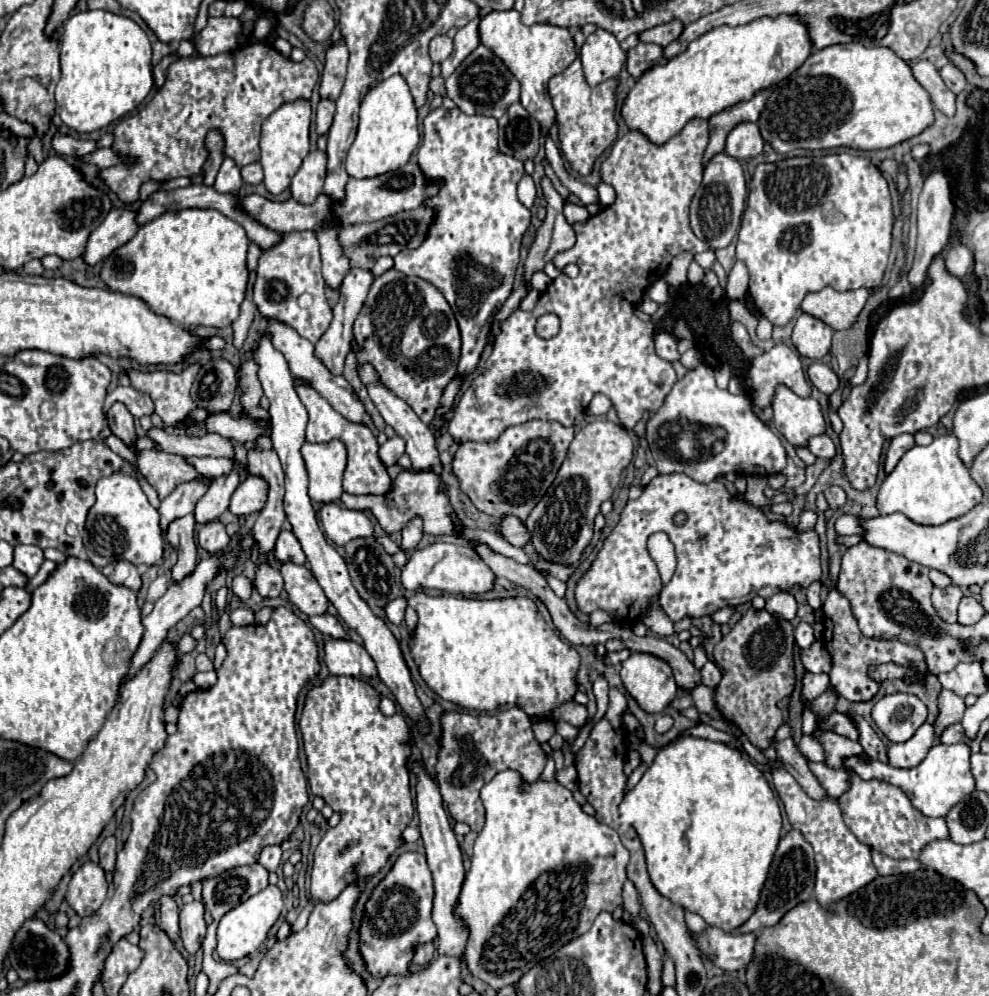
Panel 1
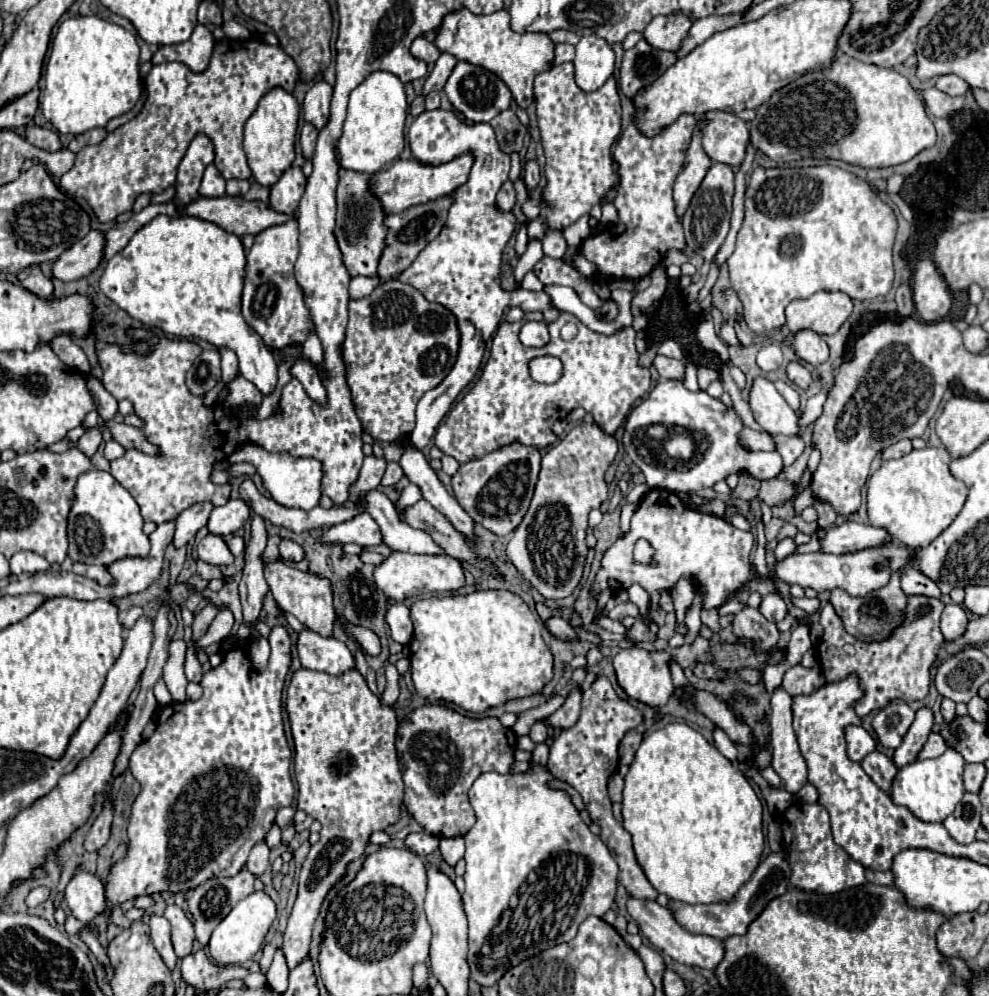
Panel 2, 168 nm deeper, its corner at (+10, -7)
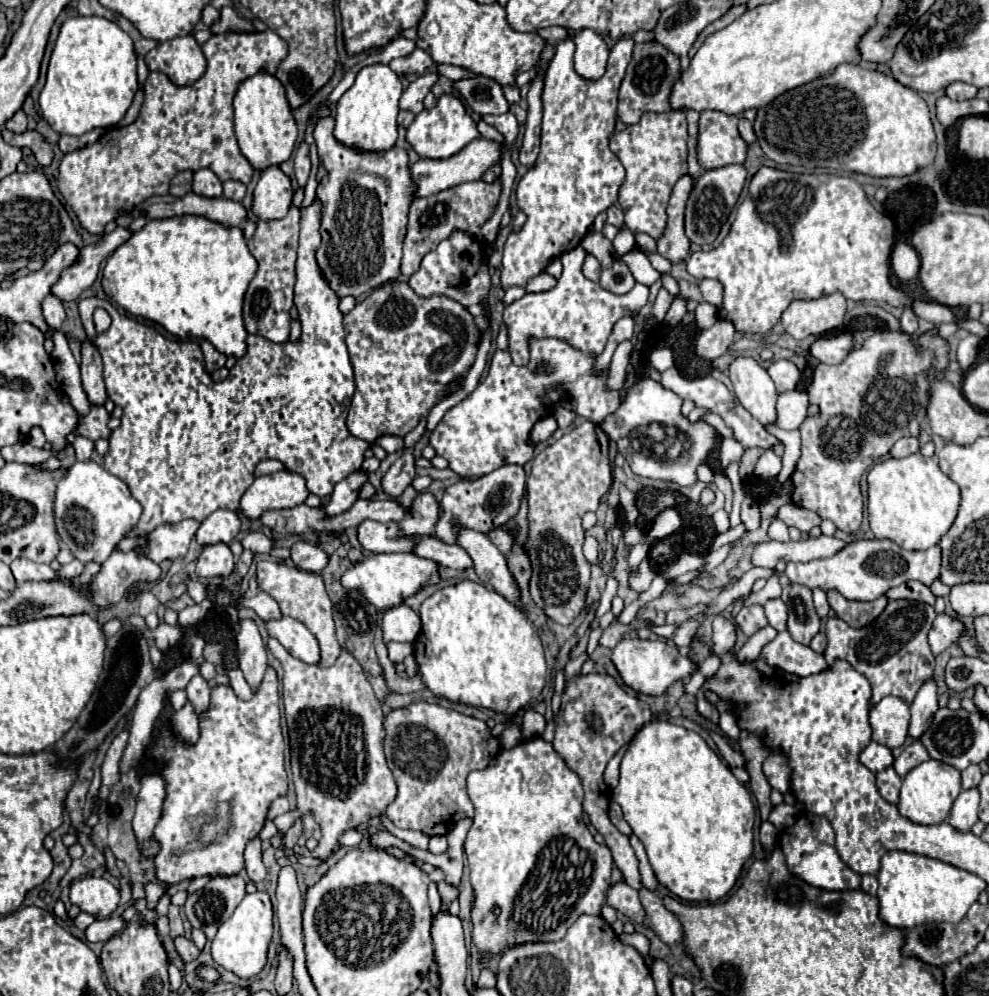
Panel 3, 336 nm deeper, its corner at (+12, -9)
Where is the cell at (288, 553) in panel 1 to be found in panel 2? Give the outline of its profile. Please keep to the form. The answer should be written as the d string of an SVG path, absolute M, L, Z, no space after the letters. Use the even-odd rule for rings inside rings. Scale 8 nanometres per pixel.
M282 540L280 542L280 554L288 562L300 562L306 556L304 548L298 542L294 542L294 540Z

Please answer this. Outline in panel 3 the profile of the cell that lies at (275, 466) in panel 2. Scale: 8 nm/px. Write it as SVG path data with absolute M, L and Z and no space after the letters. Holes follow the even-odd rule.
M292 470L258 476L254 484L240 498L240 512L248 518L258 518L264 510L294 508L308 498L304 476Z

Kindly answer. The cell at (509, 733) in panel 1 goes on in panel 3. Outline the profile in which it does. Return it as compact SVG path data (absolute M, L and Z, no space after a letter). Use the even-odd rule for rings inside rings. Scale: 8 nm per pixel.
M414 702L408 708L392 710L384 720L384 730L386 762L398 784L398 796L386 810L394 826L444 836L458 820L474 816L466 794L466 776L472 770L484 770L492 760L486 722L438 704Z

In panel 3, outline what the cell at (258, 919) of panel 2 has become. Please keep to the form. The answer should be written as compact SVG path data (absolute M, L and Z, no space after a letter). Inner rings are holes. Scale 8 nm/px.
M266 892L246 894L234 914L218 928L212 940L212 958L226 970L232 970L240 978L254 978L266 964L266 952L273 935L274 911L270 896Z

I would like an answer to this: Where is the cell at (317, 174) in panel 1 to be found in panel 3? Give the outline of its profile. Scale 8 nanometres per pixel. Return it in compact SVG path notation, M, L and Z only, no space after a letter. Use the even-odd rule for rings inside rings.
M270 166L256 184L252 210L260 220L284 218L292 206L292 196L294 190L290 178L278 166Z

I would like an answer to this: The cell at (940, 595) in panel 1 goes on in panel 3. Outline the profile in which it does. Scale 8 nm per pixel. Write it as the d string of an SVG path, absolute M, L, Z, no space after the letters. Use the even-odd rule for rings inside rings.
M894 600L888 608L868 626L856 630L850 628L838 616L830 616L826 620L826 638L828 648L824 650L824 658L828 666L834 666L834 660L846 660L864 674L872 686L870 708L876 706L886 696L898 696L906 704L910 704L916 692L922 688L926 680L932 678L934 672L934 654L928 644L928 630L936 612L930 604L910 602L910 600Z

